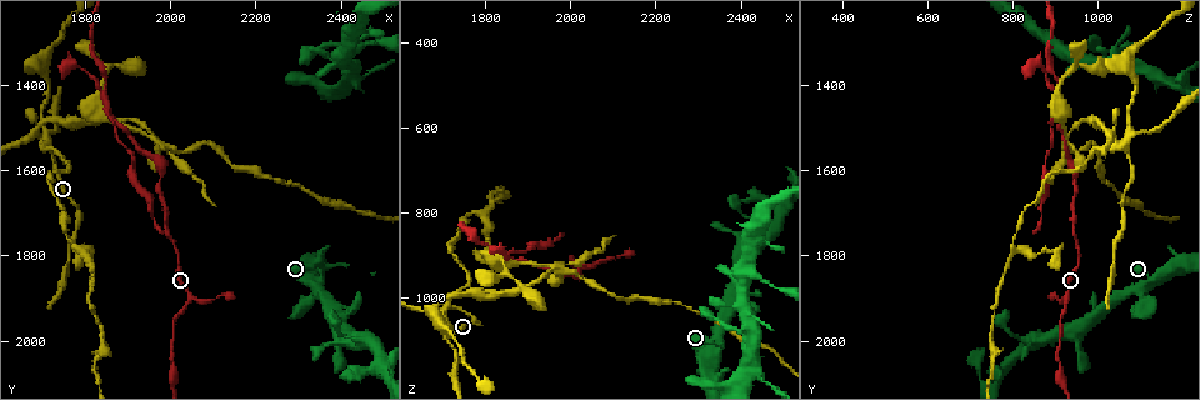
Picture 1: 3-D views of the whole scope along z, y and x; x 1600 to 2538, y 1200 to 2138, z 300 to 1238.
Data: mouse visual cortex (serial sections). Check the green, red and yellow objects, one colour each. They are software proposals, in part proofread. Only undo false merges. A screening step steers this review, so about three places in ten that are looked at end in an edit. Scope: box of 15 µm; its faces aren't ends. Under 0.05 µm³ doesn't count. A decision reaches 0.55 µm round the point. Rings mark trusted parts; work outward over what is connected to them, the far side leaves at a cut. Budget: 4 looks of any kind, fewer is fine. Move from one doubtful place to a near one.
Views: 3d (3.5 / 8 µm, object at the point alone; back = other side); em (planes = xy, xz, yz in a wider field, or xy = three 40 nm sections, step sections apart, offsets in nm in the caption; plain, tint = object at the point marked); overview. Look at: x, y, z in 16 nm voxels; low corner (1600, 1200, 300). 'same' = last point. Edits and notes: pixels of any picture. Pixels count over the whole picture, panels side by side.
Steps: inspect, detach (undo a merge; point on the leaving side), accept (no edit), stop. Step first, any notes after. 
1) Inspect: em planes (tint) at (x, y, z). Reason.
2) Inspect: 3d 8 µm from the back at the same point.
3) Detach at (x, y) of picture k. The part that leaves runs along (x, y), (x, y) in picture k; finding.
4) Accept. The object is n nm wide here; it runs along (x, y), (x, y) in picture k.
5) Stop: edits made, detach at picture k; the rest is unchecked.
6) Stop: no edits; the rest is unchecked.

Inspect: 3d 3.5 µm at (1705, 1540, 1050). Sudden change in width.

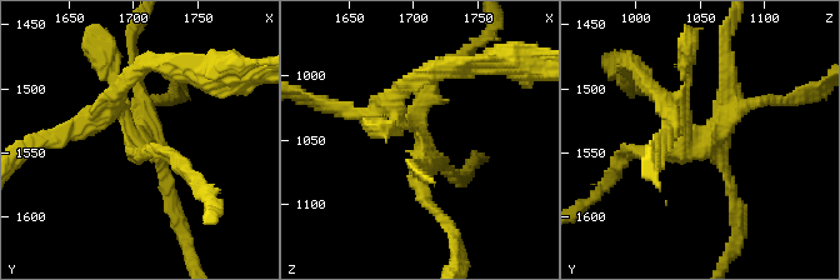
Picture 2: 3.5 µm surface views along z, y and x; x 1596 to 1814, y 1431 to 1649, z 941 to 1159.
Inspect: em xy step 3 (tint) at (1710, 1542, 1054). Shape alone is not enough.

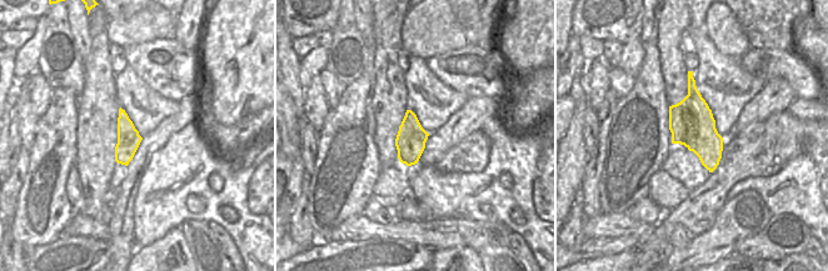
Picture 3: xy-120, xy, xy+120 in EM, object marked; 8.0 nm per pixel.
Detach at (445, 223) of picture 2. The part that leaves runs along (425, 150), (390, 106), (414, 84) in picture 2; a second cell is stuck on.

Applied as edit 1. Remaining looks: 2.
Inspect: 3d 8 µm at (1855, 1460, 900). Two arms in line, one across.

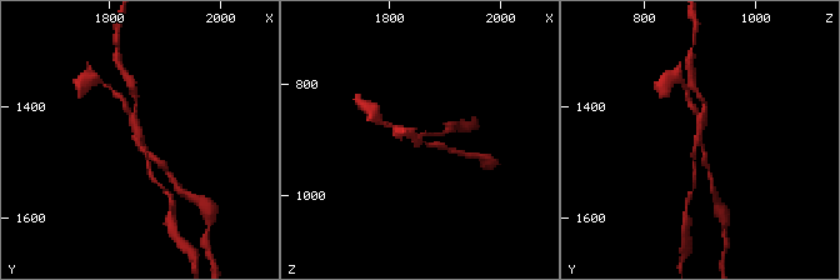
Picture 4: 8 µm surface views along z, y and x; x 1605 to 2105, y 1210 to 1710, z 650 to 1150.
Inspect: em xy step 3 (tint) at (1855, 1460, 900). 3 arms meet here; the arms are 100, 200, 200 nm wide.

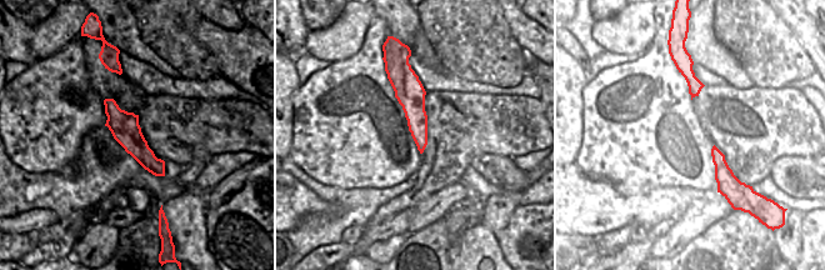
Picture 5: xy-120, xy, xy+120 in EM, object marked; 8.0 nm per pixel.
Detach at (119, 95) of picture 4. Two cells meet here.

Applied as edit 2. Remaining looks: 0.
Stop: edits made, detach at picture 2, detach at picture 4; the rest is unchecked.

